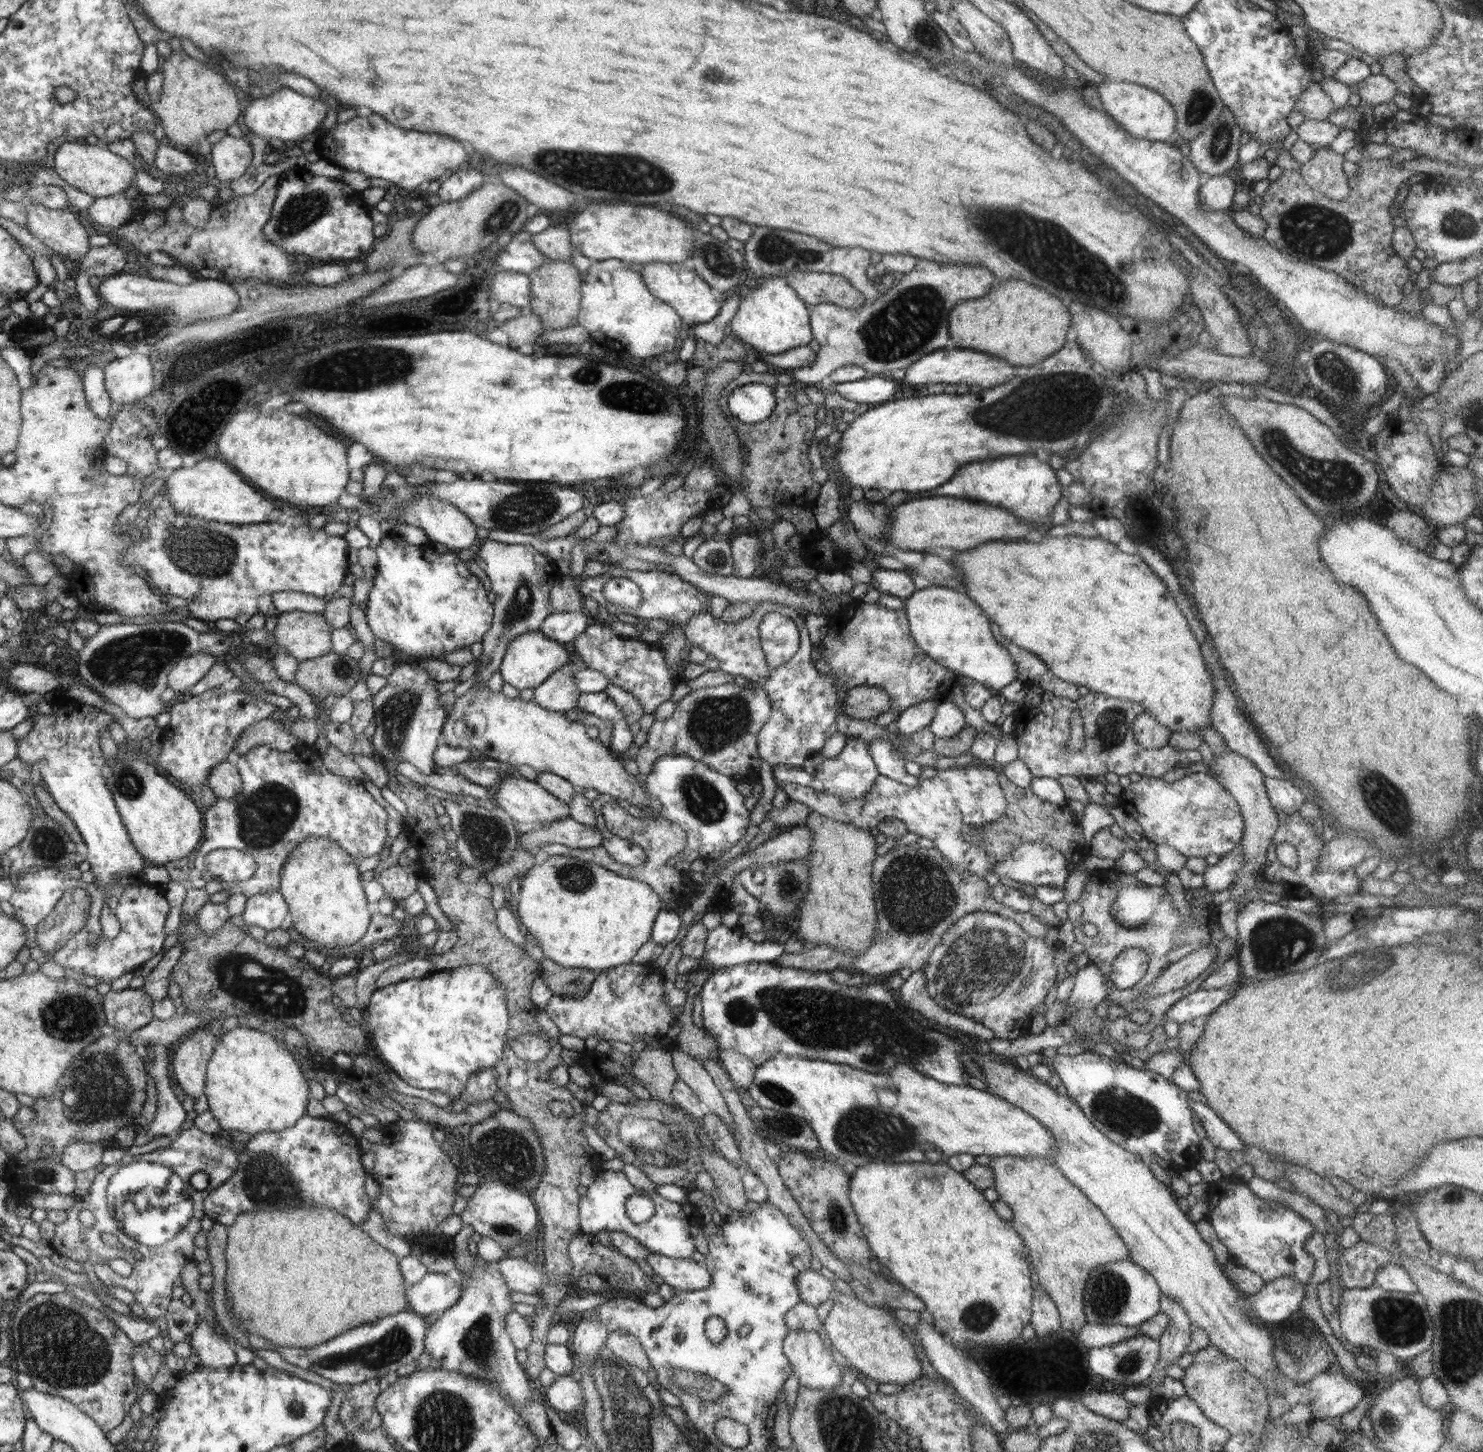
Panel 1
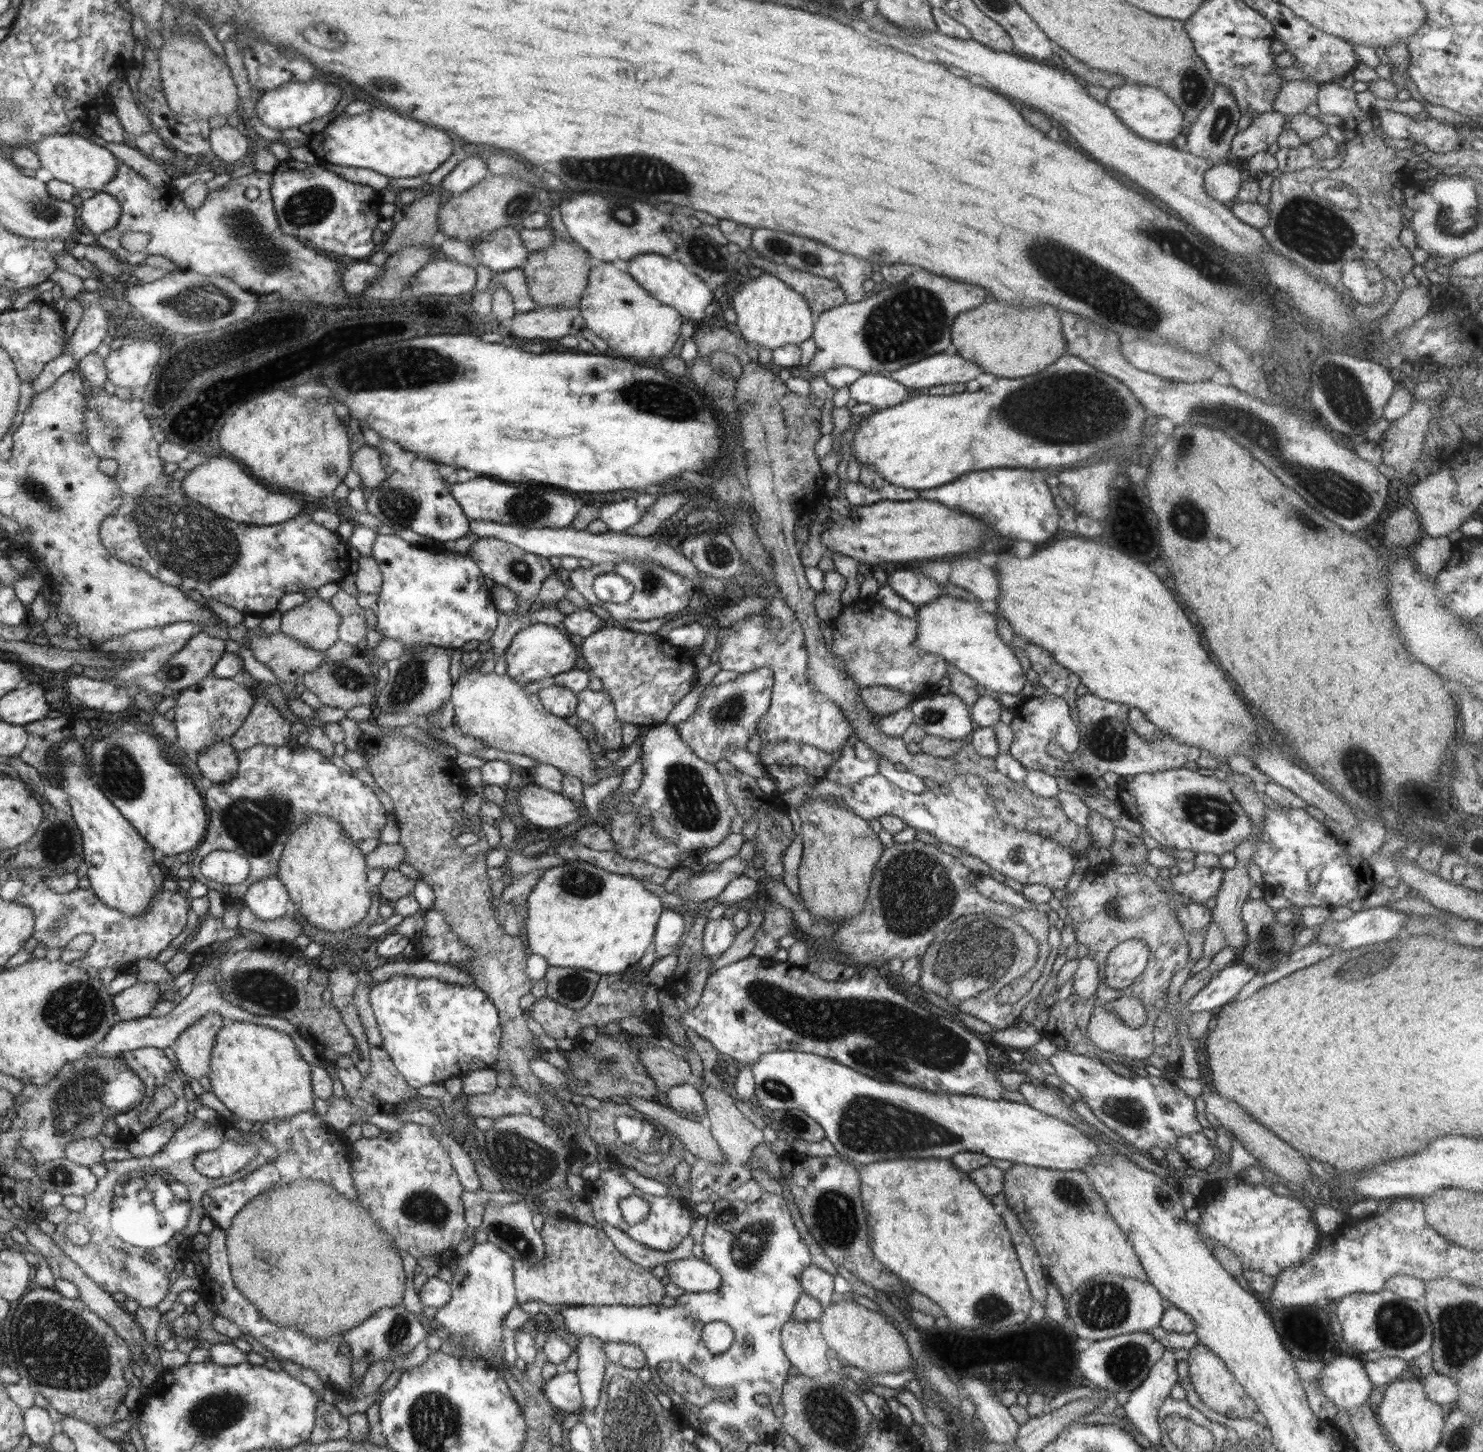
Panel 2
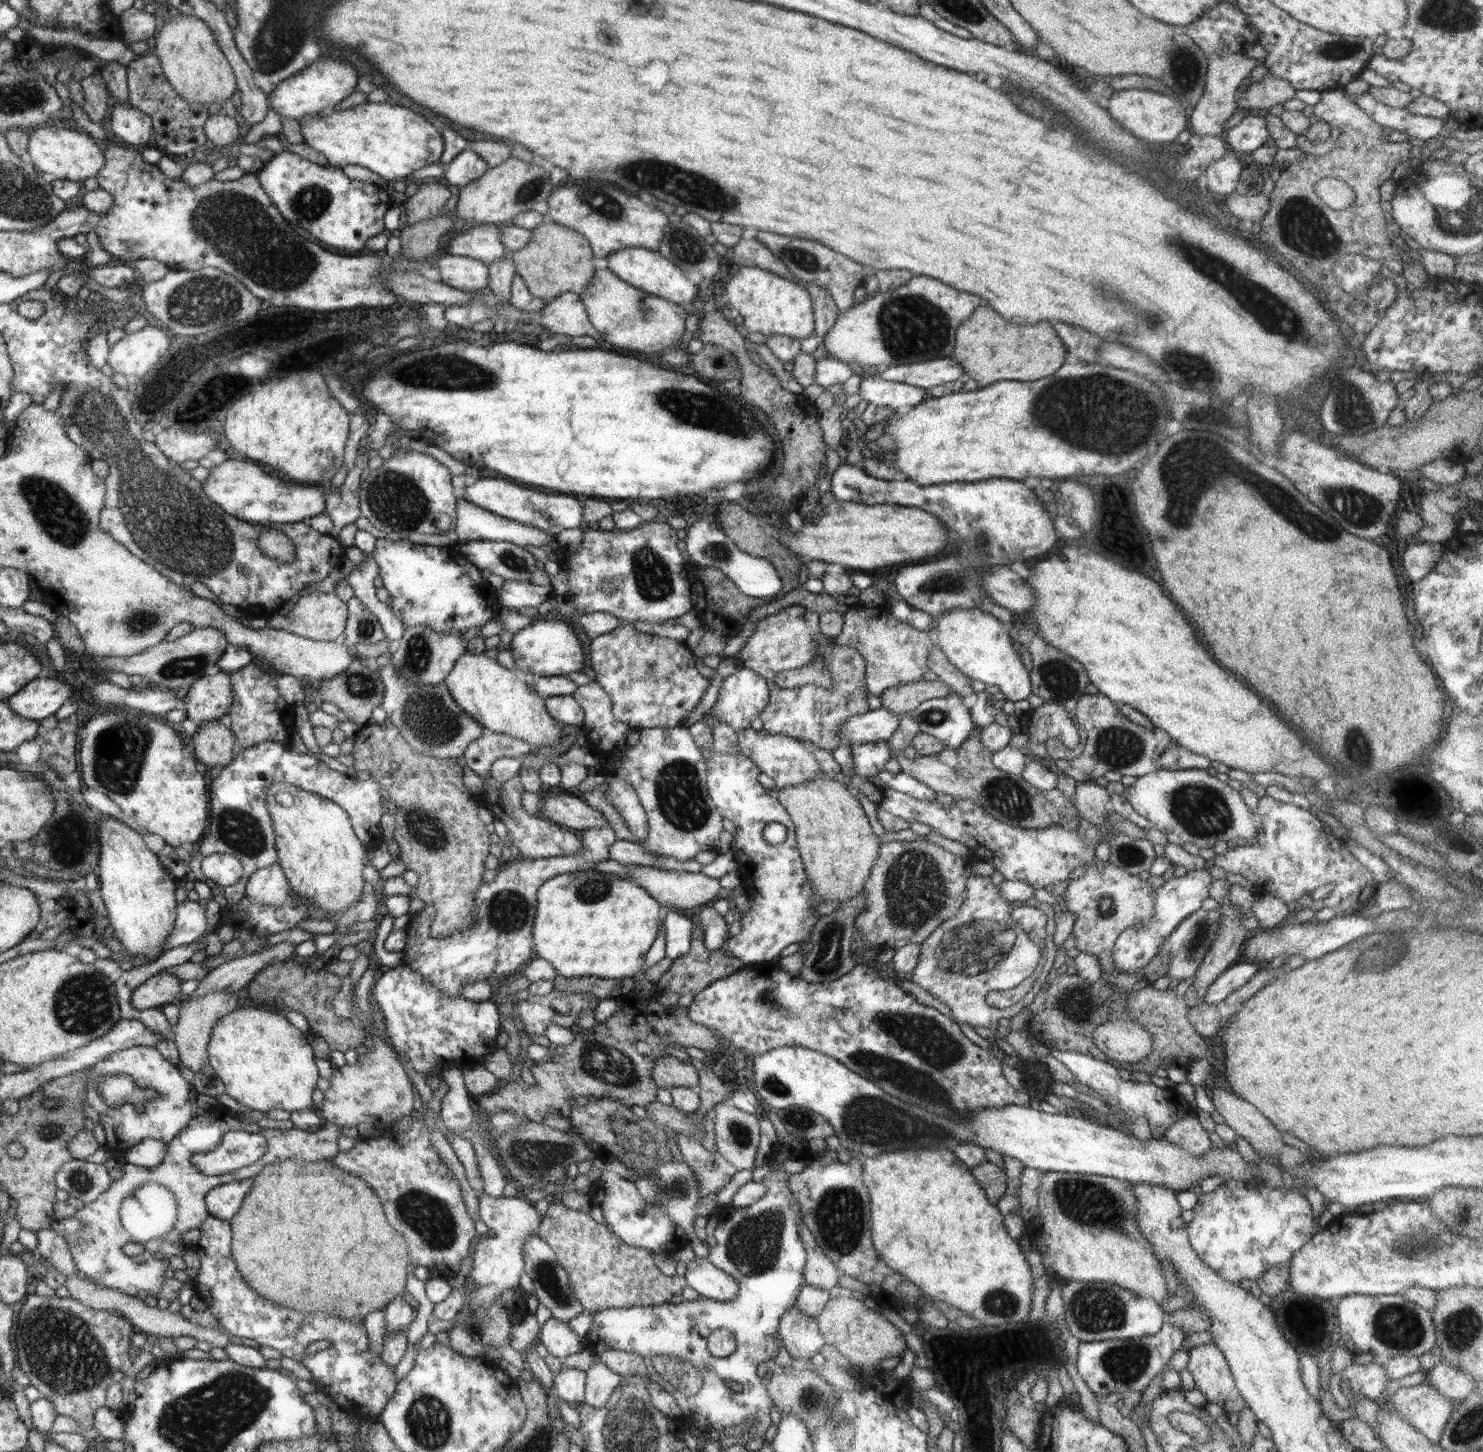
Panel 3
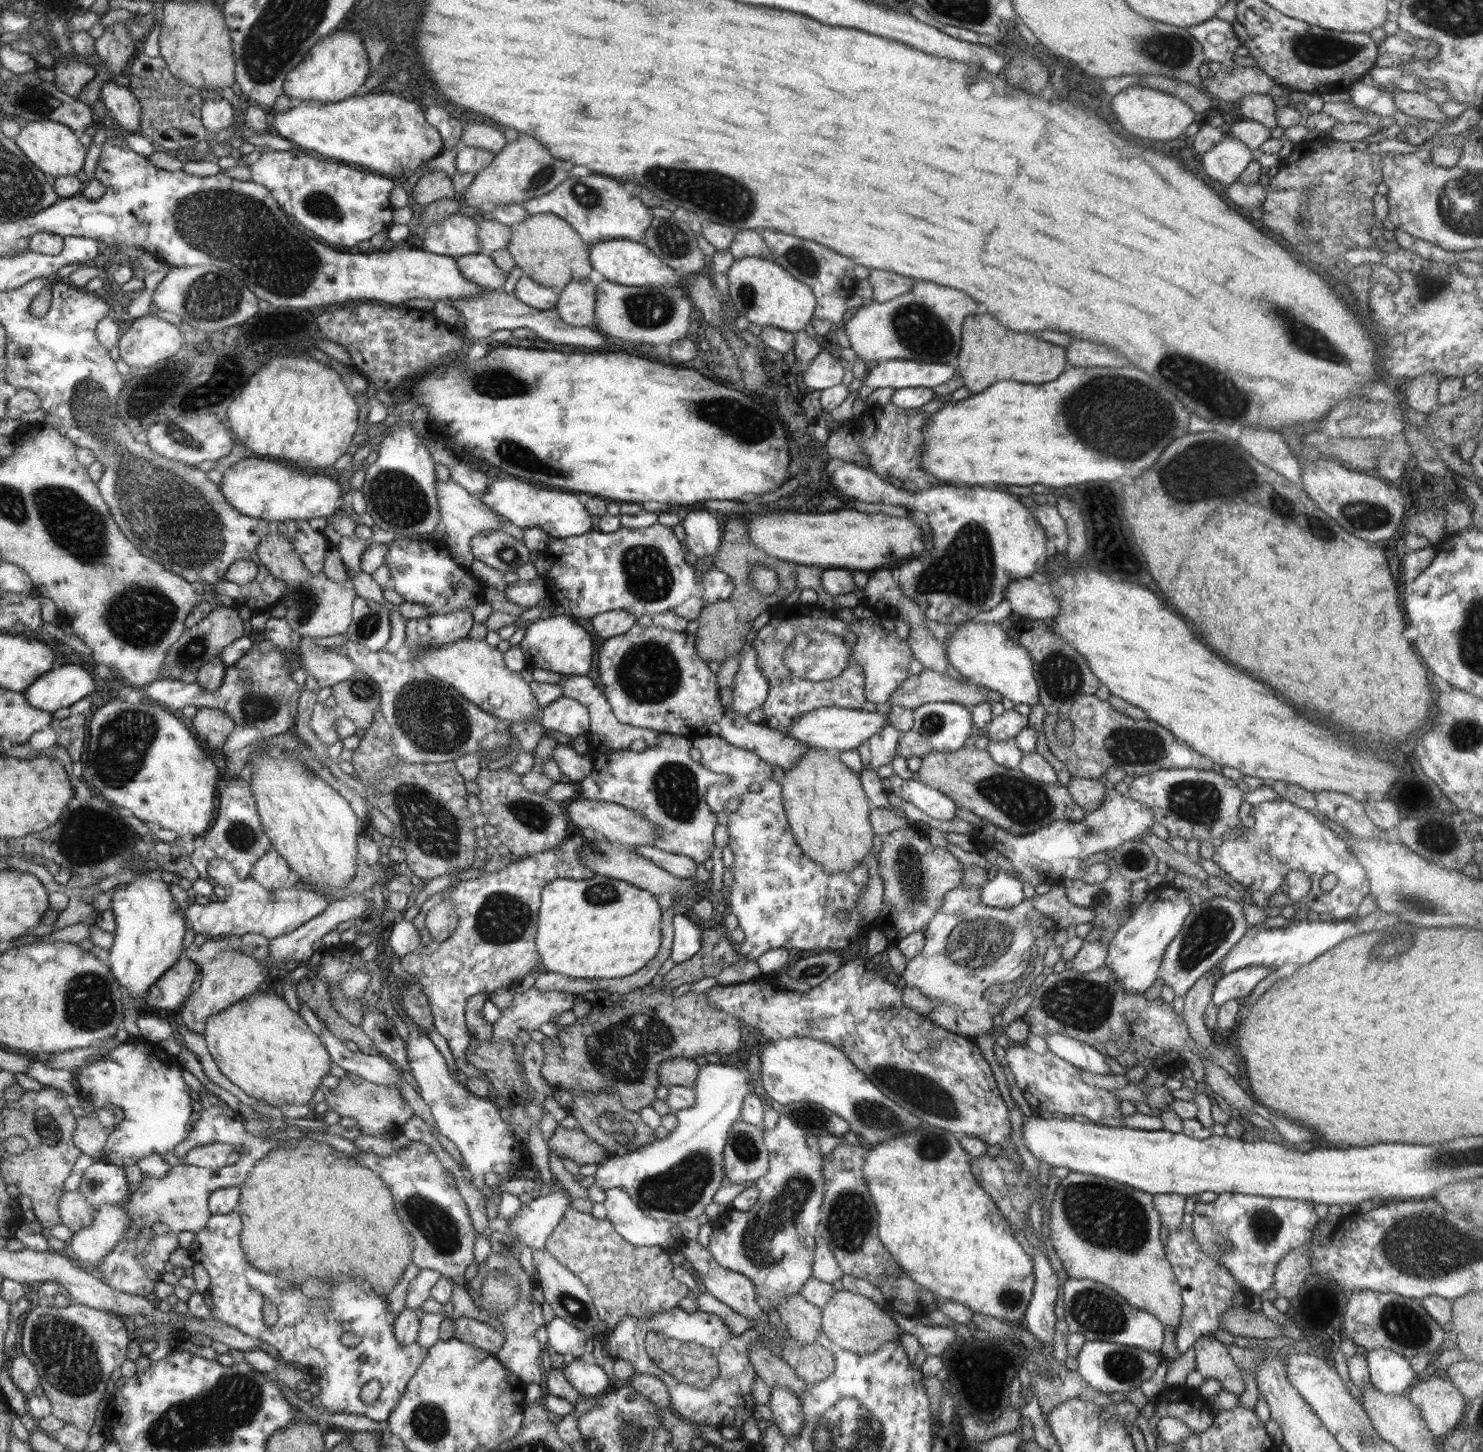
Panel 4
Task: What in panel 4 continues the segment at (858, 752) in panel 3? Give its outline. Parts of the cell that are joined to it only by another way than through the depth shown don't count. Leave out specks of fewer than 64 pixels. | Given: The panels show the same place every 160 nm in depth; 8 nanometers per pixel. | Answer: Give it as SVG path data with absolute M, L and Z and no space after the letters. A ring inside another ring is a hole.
M888 722L880 733L865 740L858 747L864 768L876 770L884 764L890 764L897 755L897 746L901 735L902 733Z

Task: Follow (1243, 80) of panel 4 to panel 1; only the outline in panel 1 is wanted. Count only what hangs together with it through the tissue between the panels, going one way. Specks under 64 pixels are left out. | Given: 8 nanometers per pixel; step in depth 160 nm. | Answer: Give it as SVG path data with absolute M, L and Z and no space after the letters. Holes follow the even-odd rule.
M1316 81L1298 97L1294 110L1300 112L1306 120L1320 121L1326 121L1330 115L1337 112L1326 91Z

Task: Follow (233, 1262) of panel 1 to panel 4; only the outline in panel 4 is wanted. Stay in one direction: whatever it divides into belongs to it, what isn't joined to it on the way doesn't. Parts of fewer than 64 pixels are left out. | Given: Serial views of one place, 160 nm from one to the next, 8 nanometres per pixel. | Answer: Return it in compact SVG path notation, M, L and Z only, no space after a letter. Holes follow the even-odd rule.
M309 1139L300 1140L296 1147L271 1150L267 1156L254 1165L249 1177L240 1188L242 1189L242 1195L236 1212L243 1216L242 1247L246 1251L247 1260L256 1268L262 1269L264 1272L270 1272L274 1276L280 1276L282 1280L286 1280L290 1284L296 1284L298 1288L300 1288L302 1282L306 1282L310 1278L324 1278L324 1276L332 1276L332 1274L346 1274L346 1276L350 1277L354 1274L354 1276L363 1277L372 1285L375 1292L384 1296L392 1292L392 1289L398 1286L399 1280L406 1274L408 1264L410 1264L410 1256L414 1256L412 1250L415 1250L415 1237L411 1235L409 1229L400 1220L399 1214L396 1212L394 1193L386 1181L382 1179L379 1173L372 1172L370 1168L364 1168L352 1155L331 1148L328 1144L314 1142L314 1140Z

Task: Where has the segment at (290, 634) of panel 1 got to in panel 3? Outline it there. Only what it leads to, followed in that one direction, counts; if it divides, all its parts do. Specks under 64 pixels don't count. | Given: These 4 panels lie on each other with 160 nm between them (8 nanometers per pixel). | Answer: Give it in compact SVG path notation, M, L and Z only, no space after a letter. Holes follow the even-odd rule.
M317 590L299 598L288 616L278 614L268 620L268 626L274 630L284 630L314 641L335 642L341 640L346 628L348 606L344 600L336 597L336 594L318 592Z

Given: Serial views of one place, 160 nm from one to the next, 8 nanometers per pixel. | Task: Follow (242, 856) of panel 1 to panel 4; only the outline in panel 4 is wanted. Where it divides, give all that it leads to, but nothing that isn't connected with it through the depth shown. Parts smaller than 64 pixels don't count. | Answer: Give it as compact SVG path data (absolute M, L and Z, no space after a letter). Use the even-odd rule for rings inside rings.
M218 859L212 860L208 866L209 880L212 883L220 884L228 892L225 901L217 901L214 898L207 904L201 905L194 901L190 901L188 907L184 911L184 916L187 919L187 928L191 928L194 934L200 938L218 938L219 936L225 936L228 934L238 935L239 937L247 932L254 932L256 934L262 934L268 939L281 937L283 934L296 930L299 926L302 926L306 921L318 916L324 912L326 906L328 906L325 893L316 893L316 889L309 887L306 890L303 887L290 887L287 883L284 887L277 888L276 890L266 891L266 889L258 884L254 878L241 879L236 874L232 864L226 862L226 860Z

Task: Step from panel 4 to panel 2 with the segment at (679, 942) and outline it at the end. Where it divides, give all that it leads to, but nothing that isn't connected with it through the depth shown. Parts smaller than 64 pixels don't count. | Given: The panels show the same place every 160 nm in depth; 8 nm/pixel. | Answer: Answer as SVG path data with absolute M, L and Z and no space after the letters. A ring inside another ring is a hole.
M669 908L660 916L658 927L655 930L655 954L658 958L675 954L675 948L684 932L683 910Z

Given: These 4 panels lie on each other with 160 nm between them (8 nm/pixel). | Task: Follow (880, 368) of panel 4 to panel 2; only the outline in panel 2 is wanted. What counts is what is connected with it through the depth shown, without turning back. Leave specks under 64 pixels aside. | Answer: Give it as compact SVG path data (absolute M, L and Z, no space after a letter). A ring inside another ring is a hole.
M940 353L927 356L914 364L892 372L892 378L911 390L940 384L951 386L956 382L970 382L984 374L979 364L966 360L956 353Z

